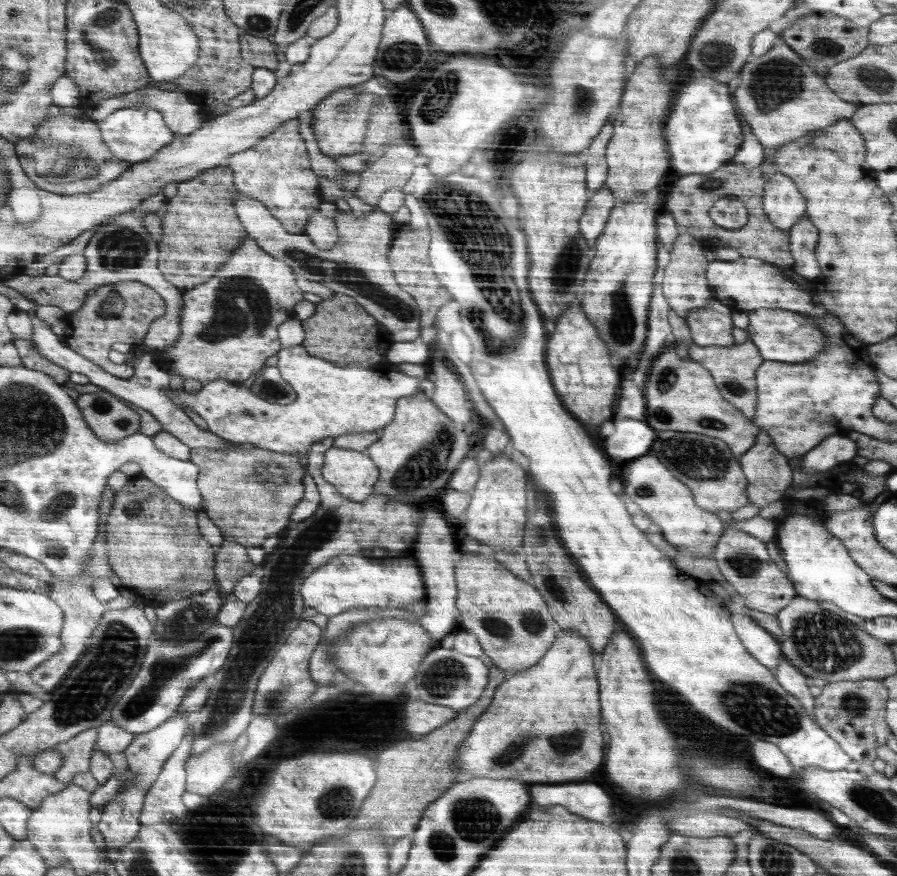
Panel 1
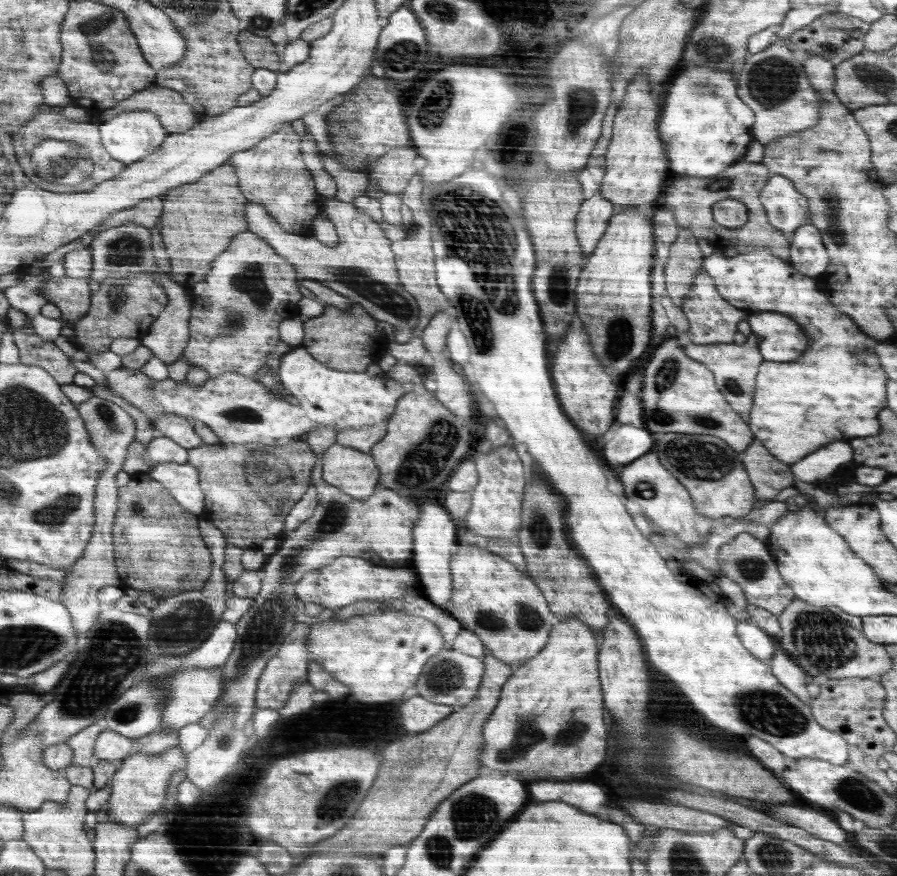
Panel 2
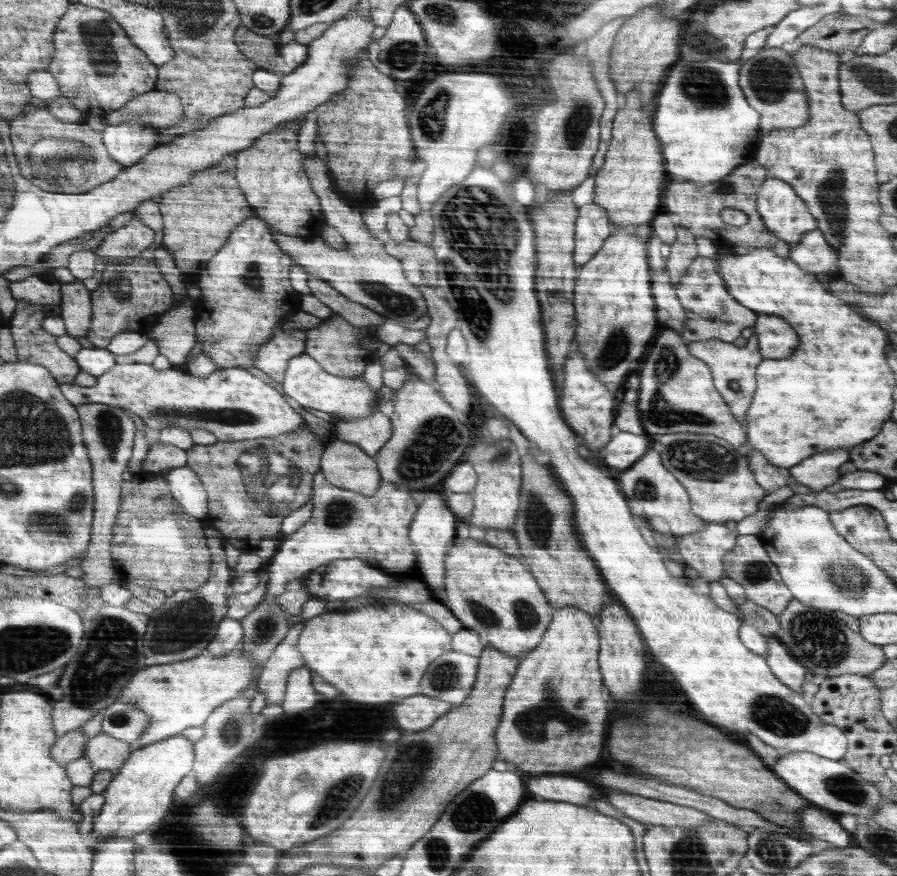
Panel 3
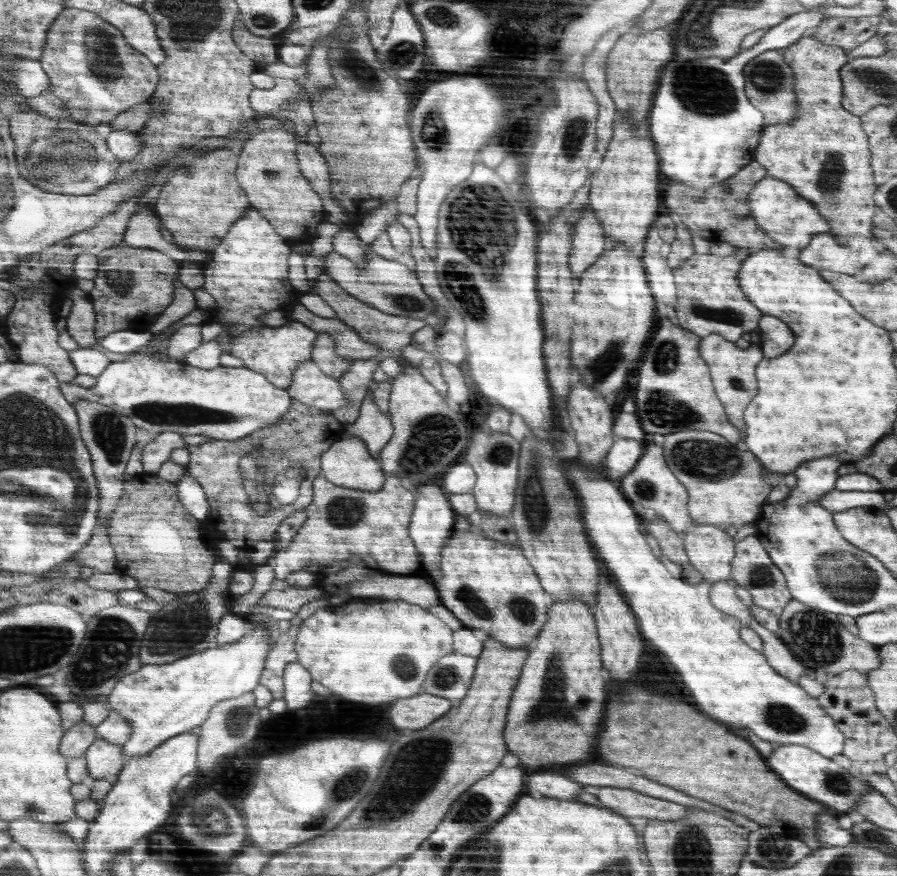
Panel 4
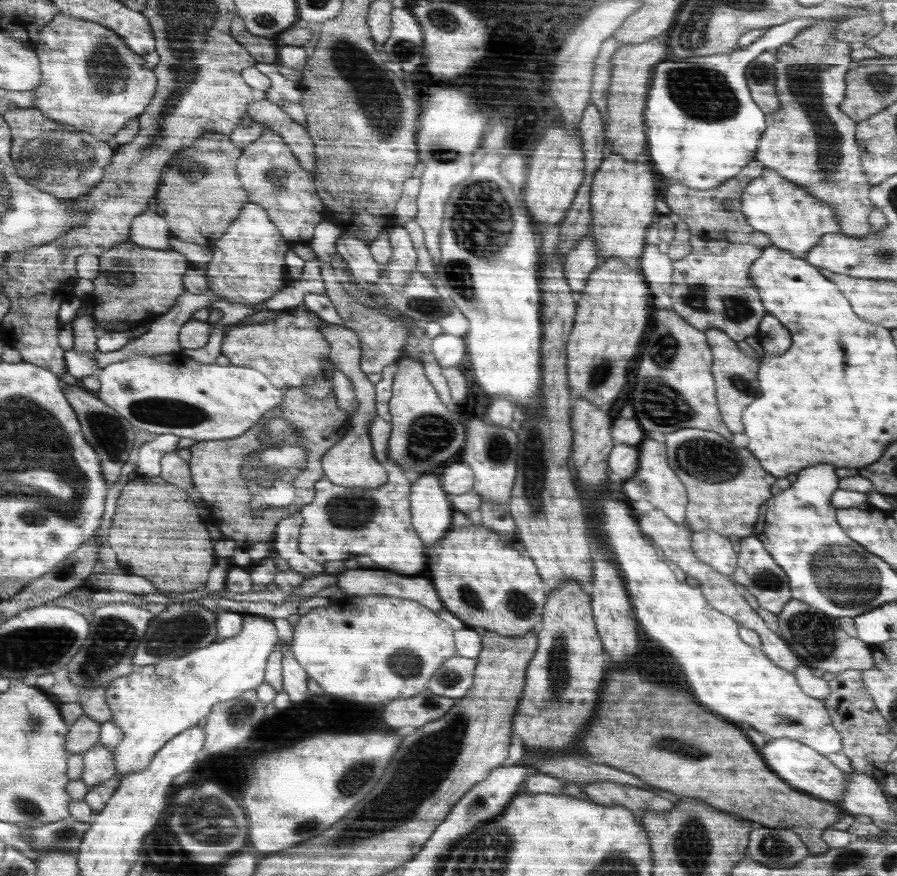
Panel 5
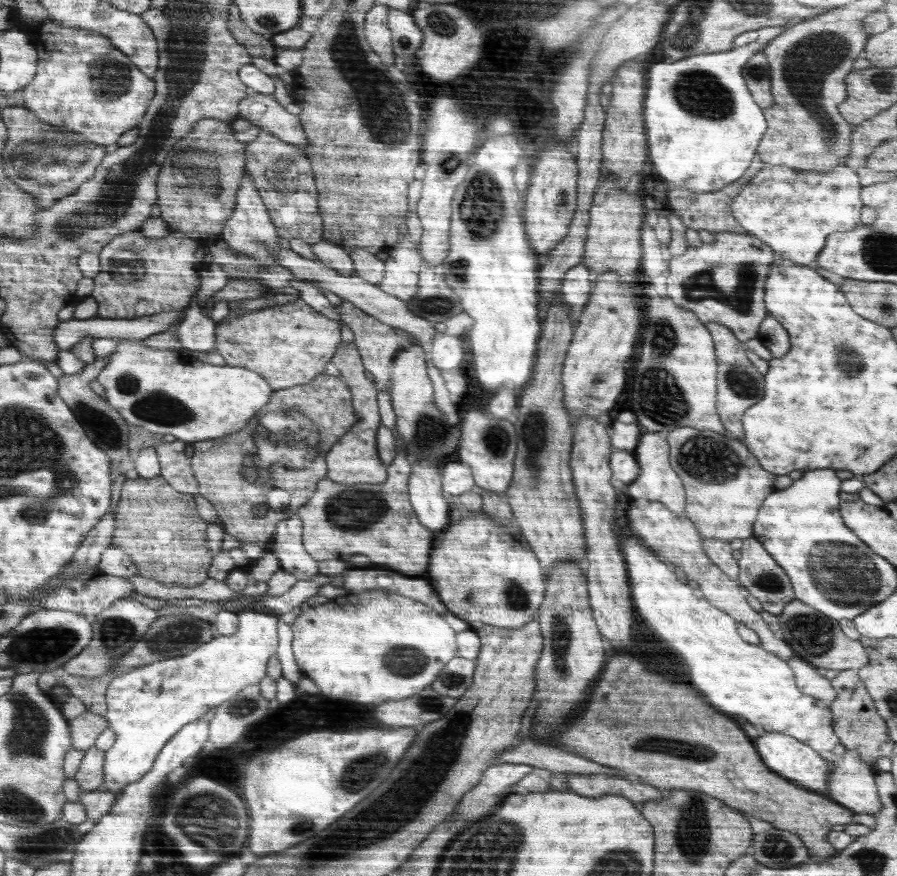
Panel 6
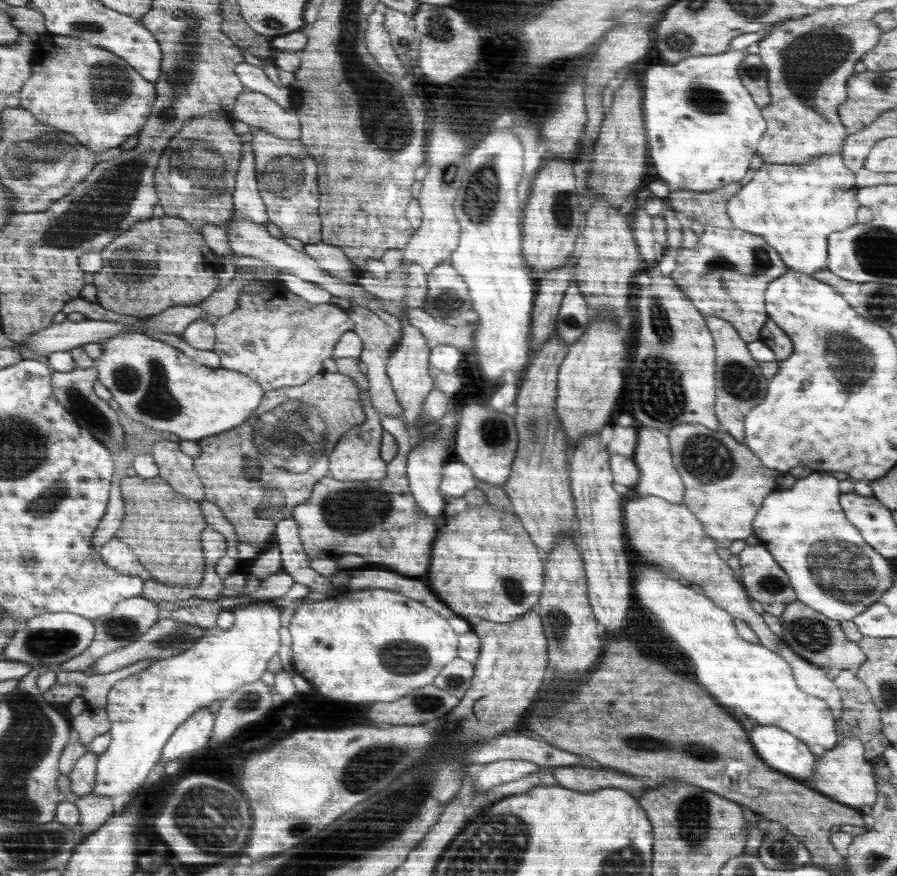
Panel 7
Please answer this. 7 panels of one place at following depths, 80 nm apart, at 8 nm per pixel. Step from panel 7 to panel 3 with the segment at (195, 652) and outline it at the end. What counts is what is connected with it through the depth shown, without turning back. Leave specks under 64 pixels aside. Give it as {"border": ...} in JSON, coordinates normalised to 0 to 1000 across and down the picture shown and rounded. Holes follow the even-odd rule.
{"border":[[[262,740],[252,749],[241,751],[231,742],[225,743],[216,751],[178,759],[163,761],[148,772],[137,783],[133,790],[132,798],[136,798],[155,809],[158,809],[168,822],[168,826],[163,830],[163,833],[156,840],[156,854],[175,848],[176,846],[188,844],[191,840],[198,839],[202,833],[211,829],[227,828],[232,816],[243,808],[247,803],[269,792],[269,790],[285,775],[284,758],[273,749],[273,744],[266,740]]]}

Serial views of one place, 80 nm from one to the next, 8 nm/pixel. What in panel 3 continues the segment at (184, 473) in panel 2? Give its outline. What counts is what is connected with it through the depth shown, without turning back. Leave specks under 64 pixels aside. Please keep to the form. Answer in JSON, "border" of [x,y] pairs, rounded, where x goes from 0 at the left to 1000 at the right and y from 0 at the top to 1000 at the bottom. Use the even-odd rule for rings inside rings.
{"border":[[[208,532],[194,534],[185,541],[184,548],[207,586],[222,592],[232,590],[232,559],[214,535]]]}

